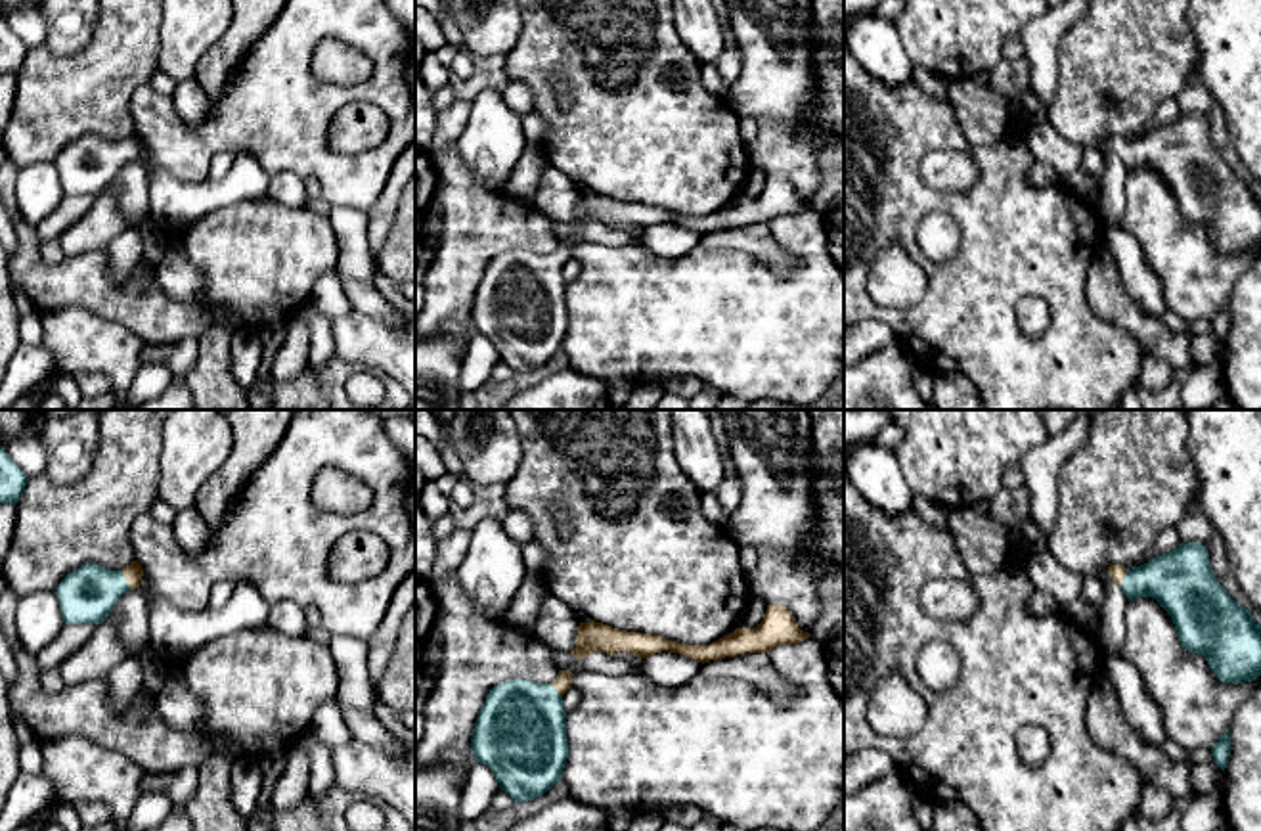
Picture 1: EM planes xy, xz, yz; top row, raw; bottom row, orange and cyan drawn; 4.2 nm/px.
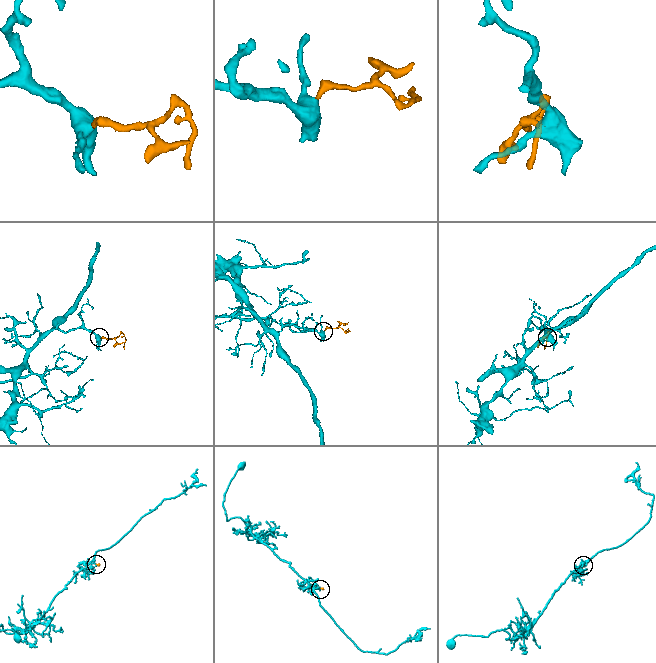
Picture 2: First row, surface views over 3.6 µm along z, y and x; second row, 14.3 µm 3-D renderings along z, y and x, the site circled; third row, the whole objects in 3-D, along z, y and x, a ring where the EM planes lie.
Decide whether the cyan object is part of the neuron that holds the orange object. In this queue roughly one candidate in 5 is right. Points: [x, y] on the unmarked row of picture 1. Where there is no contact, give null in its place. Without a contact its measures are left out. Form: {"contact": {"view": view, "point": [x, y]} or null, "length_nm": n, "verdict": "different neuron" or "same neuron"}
{"contact": {"view": "xy", "point": [127, 152]}, "length_nm": 90, "verdict": "same neuron"}

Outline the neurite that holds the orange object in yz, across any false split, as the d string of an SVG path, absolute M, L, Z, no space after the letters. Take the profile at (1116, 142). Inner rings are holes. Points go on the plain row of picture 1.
M1202 113L1179 115L1177 121L1140 138L1110 136L1108 144L1131 172L1146 167L1156 170L1171 188L1181 216L1188 224L1202 224L1223 255L1242 255L1261 247L1261 197L1251 182L1240 178L1217 153Z

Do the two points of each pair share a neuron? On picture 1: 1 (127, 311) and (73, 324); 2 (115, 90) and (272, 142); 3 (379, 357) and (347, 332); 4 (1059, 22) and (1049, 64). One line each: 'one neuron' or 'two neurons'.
1: two neurons
2: two neurons
3: one neuron
4: one neuron

